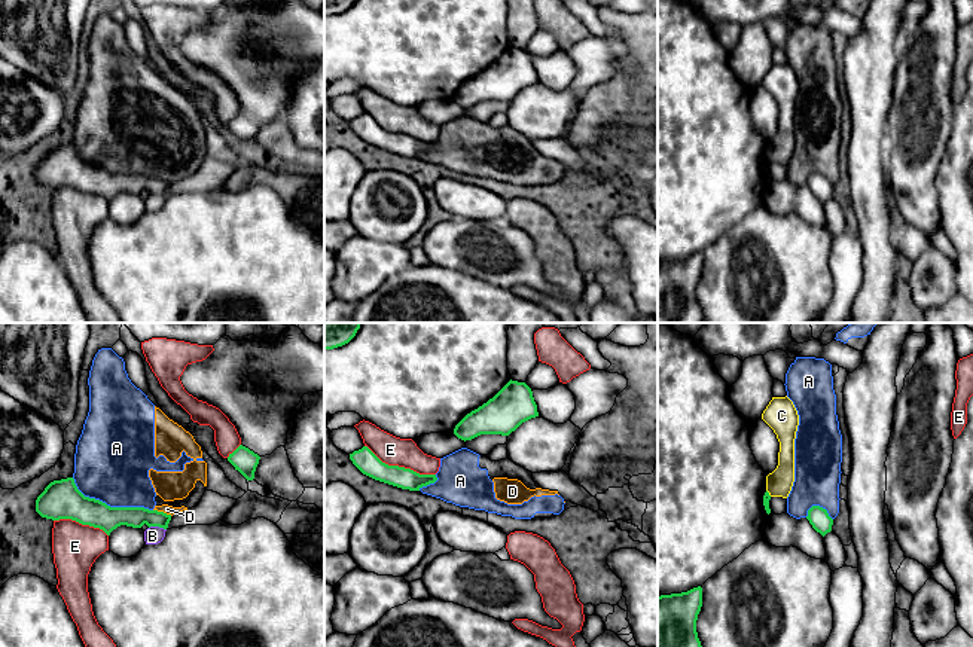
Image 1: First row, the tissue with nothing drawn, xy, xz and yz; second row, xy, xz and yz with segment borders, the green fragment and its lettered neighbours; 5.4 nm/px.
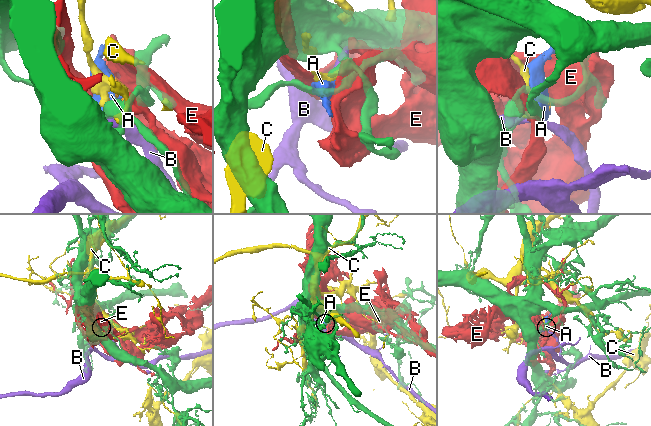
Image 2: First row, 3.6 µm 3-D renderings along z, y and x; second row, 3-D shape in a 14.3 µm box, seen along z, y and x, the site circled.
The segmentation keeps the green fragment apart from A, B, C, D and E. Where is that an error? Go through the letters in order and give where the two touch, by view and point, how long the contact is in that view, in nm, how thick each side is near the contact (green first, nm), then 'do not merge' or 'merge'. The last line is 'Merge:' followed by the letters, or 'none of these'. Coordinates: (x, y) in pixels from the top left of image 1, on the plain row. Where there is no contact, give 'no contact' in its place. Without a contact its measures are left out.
A: contact xy (109, 173); length 480 nm; calibres 190 and 420 nm; do not merge
B: contact xy (158, 192); length 100 nm; calibres 110 and 100 nm; do not merge
C: contact yz (768, 159); length 50 nm; calibres 50 and 140 nm; do not merge
D: contact xy (162, 179); length 110 nm; calibres 110 and 50 nm; do not merge
E: contact xz (400, 134); length 420 nm; calibres 120 and 160 nm; do not merge
Merge: none of these

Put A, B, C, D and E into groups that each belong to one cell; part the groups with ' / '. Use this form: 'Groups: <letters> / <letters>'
Groups: A D / B / C / E

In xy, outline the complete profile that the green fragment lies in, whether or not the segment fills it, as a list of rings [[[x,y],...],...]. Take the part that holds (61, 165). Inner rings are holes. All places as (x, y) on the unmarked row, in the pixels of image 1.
[[[73,144],[54,147],[36,167],[36,178],[46,186],[71,186],[103,196],[107,202],[121,192],[141,195],[144,190],[167,196],[171,181],[144,174],[110,174],[85,164]]]

